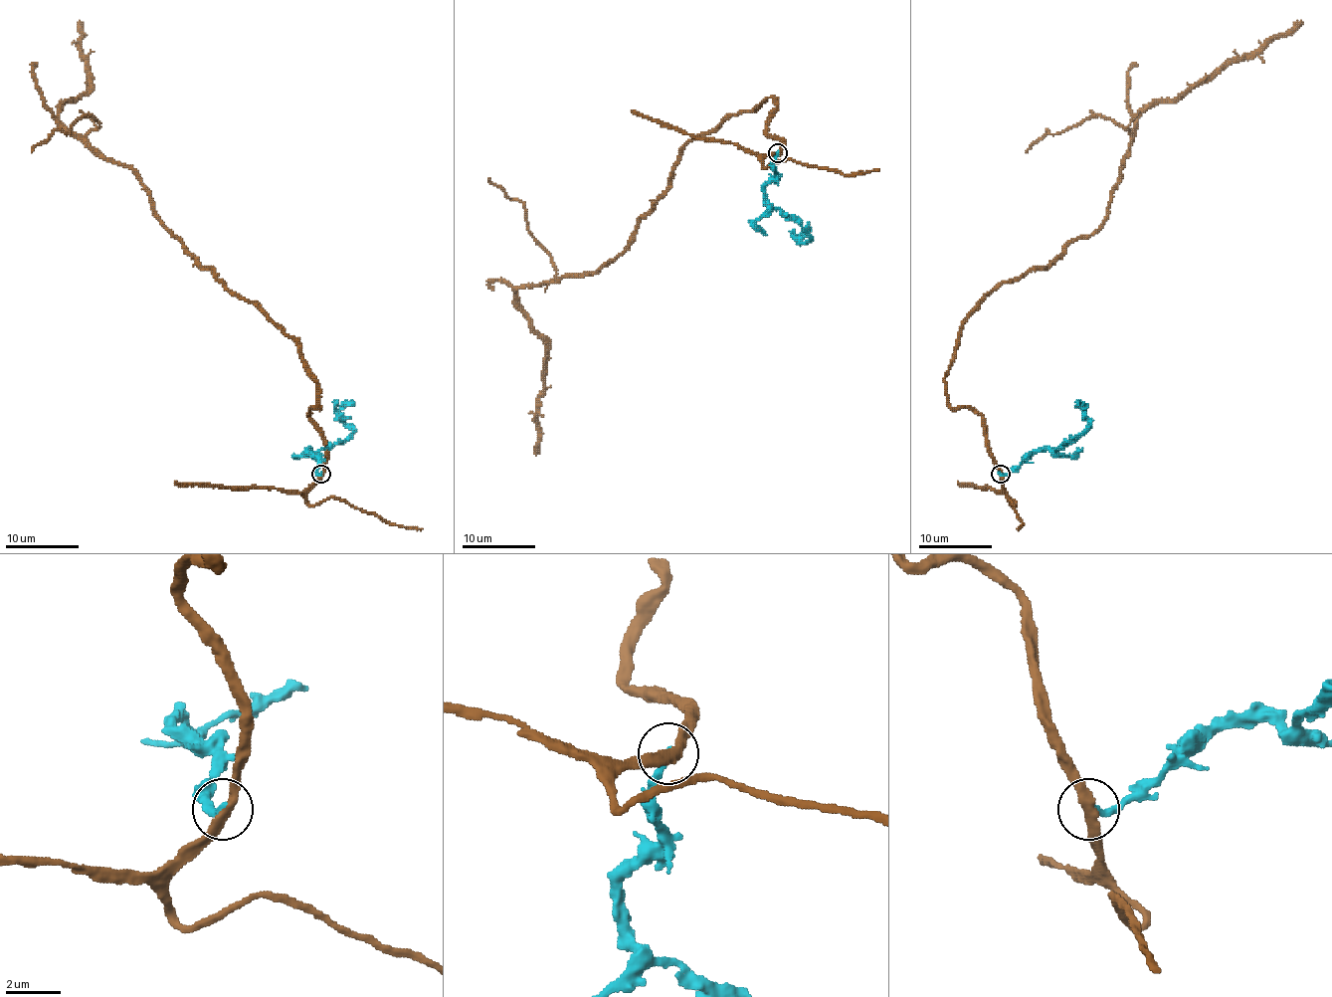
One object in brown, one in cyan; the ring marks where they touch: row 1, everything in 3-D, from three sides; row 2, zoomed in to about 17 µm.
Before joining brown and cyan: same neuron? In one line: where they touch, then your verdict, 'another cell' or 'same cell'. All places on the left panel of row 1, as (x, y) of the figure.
at (320, 474); another cell

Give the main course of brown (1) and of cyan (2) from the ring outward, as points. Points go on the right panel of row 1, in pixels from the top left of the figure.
1: (1000, 474), (981, 417), (948, 402), (961, 322), (994, 288), (1099, 228), (1137, 117), (1302, 22)
2: (1000, 474), (1013, 472), (1035, 452), (1051, 453), (1069, 444), (1086, 429), (1086, 411), (1075, 402)

